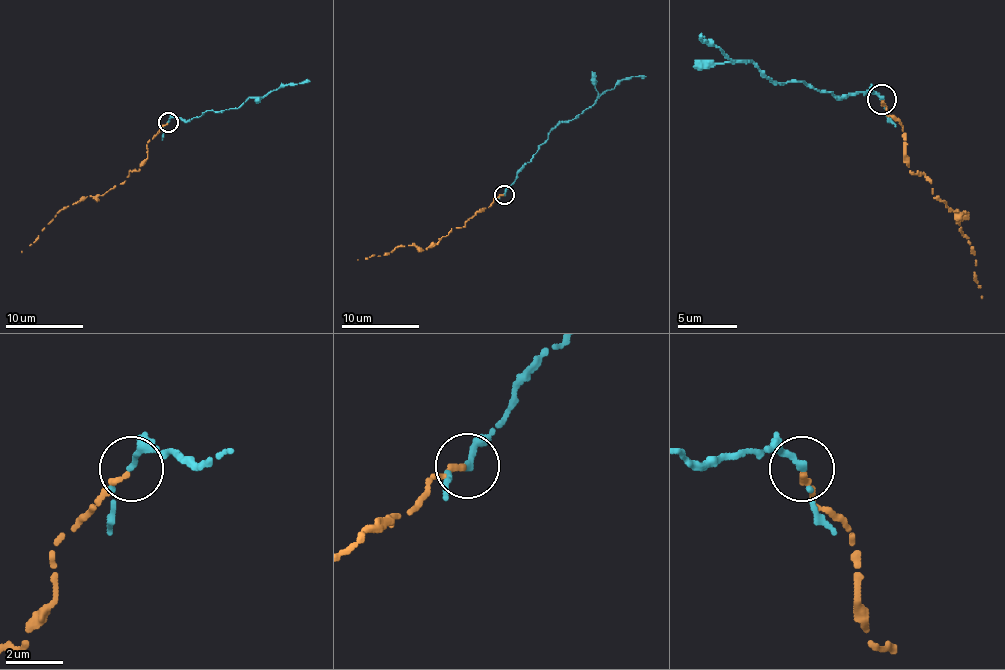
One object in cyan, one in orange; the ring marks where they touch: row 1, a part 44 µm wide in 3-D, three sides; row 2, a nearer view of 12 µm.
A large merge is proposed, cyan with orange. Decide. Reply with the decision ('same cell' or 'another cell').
another cell

